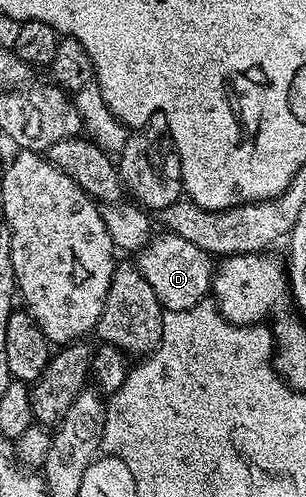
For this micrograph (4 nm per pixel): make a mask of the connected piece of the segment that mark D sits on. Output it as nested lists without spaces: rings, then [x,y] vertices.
[[[170,233],[162,234],[156,234],[151,242],[138,252],[139,272],[143,274],[145,281],[149,281],[153,293],[157,293],[157,301],[164,312],[188,311],[212,294],[213,280],[217,274],[216,264],[210,254],[193,245],[193,242]]]

